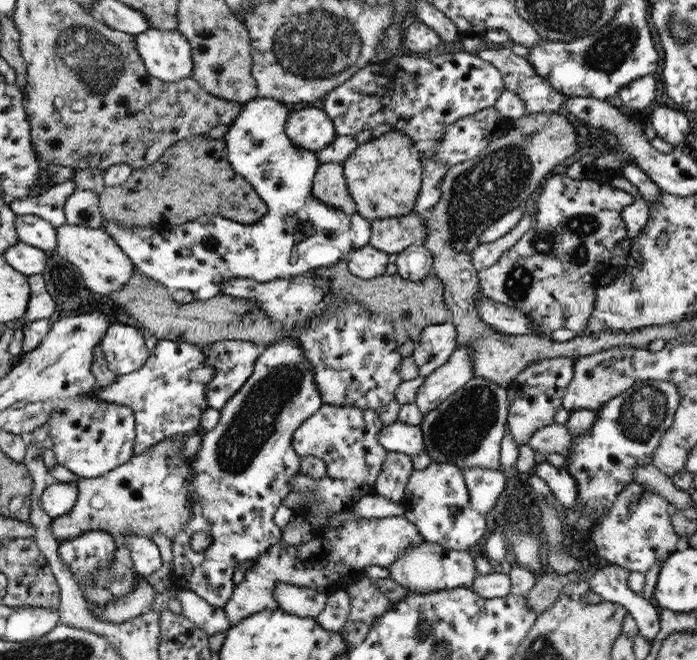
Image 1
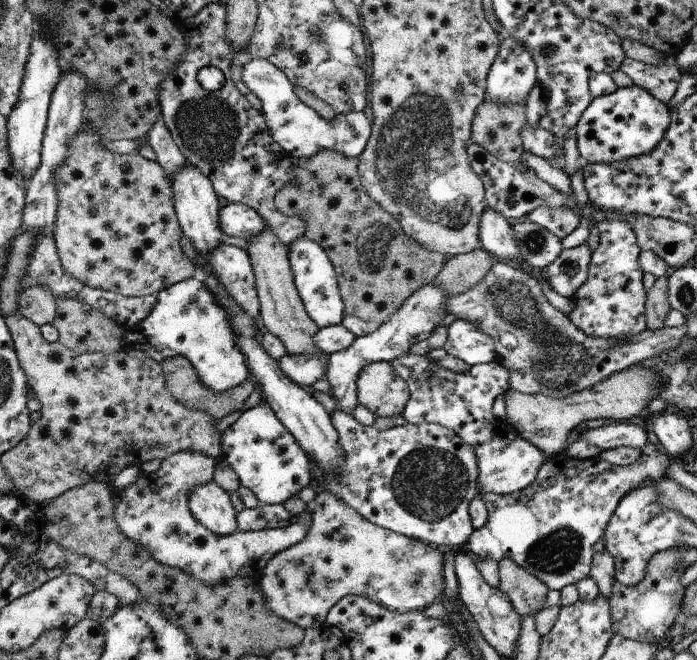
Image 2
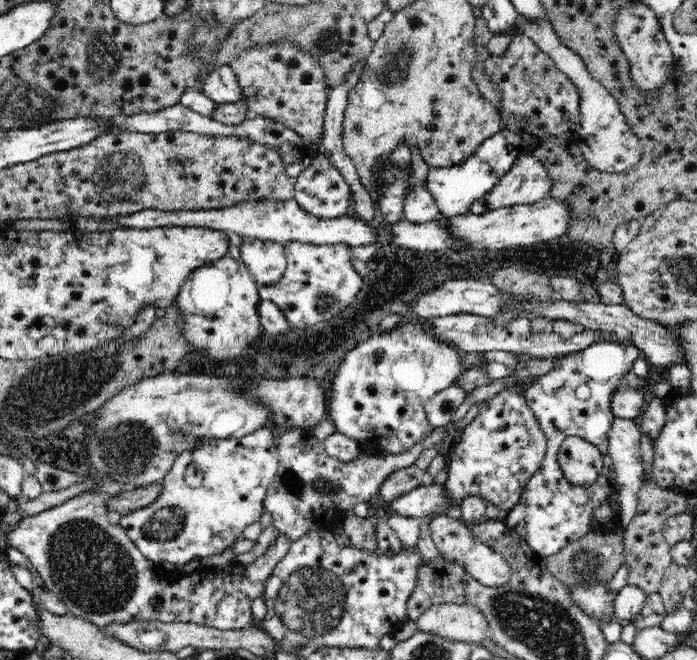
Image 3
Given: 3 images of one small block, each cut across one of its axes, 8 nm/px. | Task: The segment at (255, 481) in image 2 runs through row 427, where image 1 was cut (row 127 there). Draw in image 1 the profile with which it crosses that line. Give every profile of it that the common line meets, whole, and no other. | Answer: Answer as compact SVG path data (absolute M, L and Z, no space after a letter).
M257 97L244 103L244 108L228 126L223 137L226 139L227 159L231 167L252 185L267 206L267 212L261 220L242 224L211 214L168 229L168 232L150 227L130 227L119 222L104 223L102 228L121 245L142 274L154 278L171 291L190 290L196 301L205 301L222 294L224 279L243 278L270 282L329 267L346 259L353 250L354 234L350 217L332 205L320 202L313 195L313 180L319 162L315 152L302 149L290 140L286 133L286 121L289 118L290 111L281 101Z

